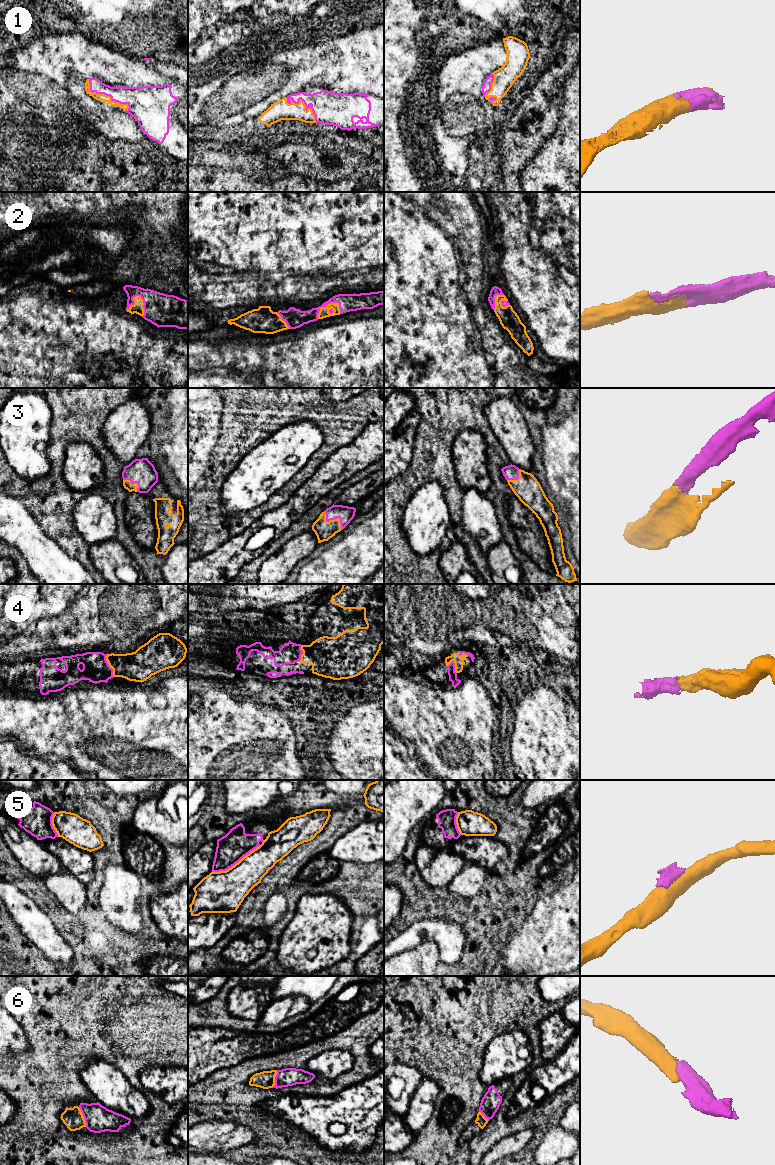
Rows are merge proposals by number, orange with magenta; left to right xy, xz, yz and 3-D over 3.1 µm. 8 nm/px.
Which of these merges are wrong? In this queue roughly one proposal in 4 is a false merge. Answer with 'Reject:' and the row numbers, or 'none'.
Reject: 5

